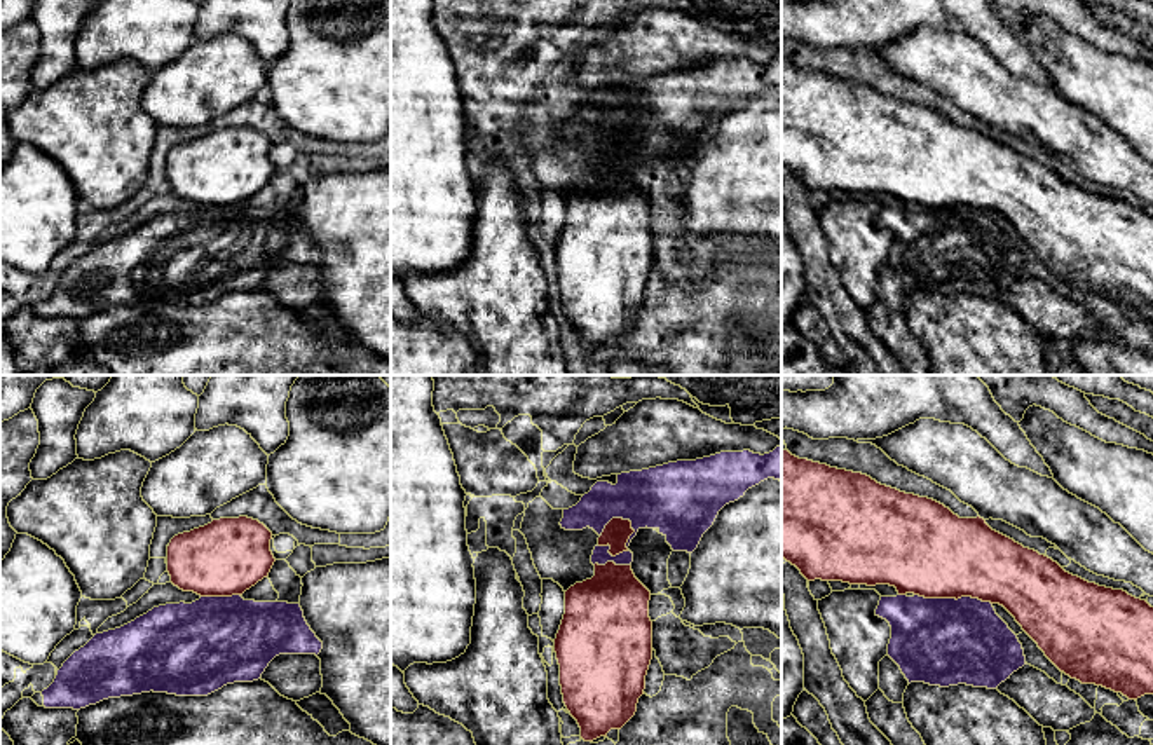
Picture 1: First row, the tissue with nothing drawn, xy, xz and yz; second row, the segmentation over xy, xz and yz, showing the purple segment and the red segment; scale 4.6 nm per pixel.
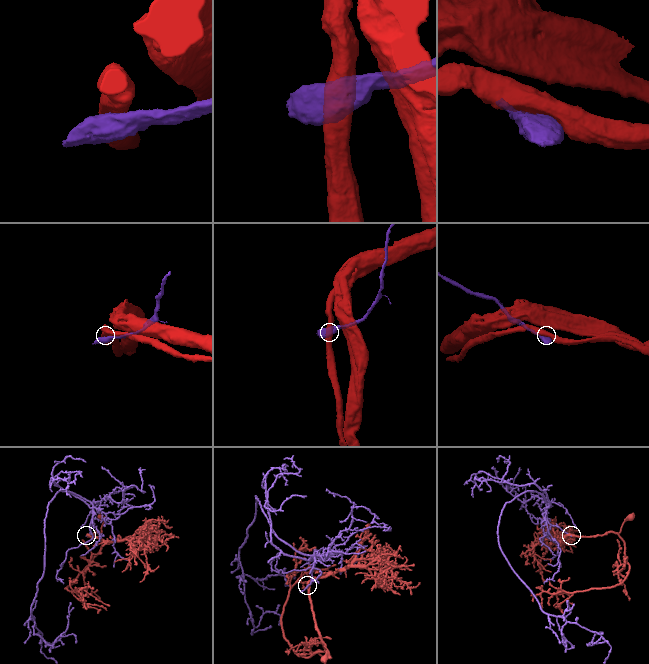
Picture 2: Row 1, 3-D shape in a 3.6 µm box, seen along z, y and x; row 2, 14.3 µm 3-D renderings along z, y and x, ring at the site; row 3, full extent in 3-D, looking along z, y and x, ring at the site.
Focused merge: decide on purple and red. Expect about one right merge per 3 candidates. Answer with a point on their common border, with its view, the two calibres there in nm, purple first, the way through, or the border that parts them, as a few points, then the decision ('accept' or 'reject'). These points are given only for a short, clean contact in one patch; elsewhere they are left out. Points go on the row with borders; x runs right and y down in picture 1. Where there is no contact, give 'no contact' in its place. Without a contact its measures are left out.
meets purple in xz at (623, 552); 220 nm thick on the purple side, 120 nm on the other; reject

